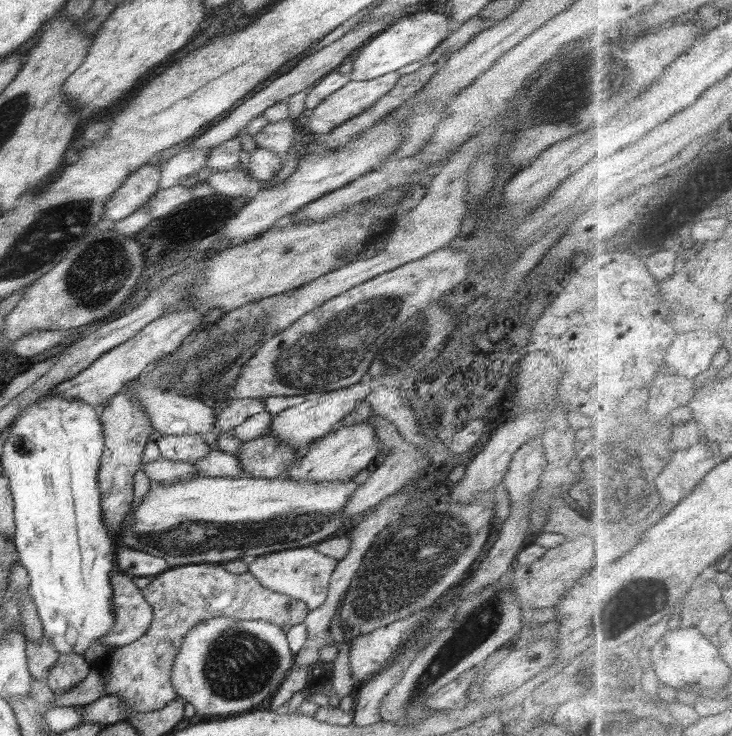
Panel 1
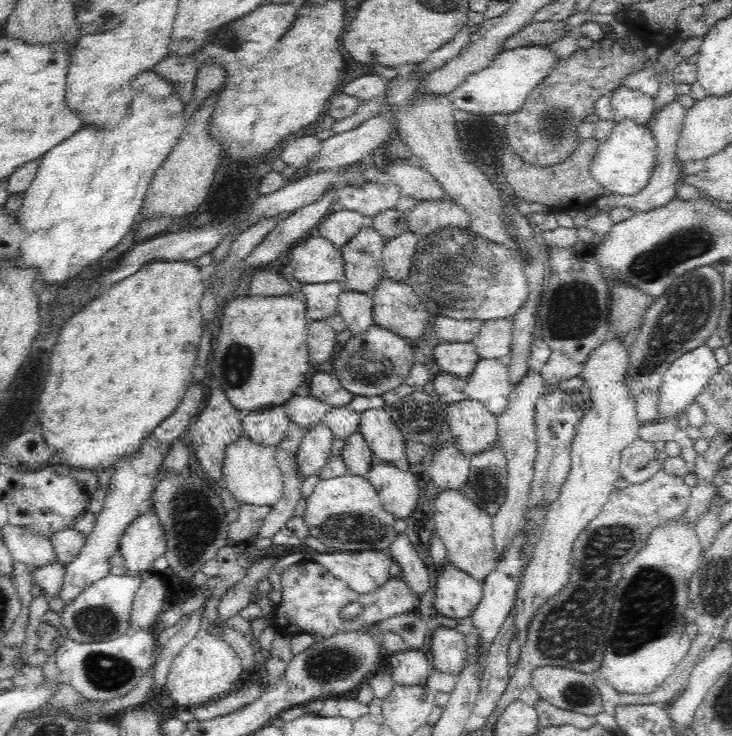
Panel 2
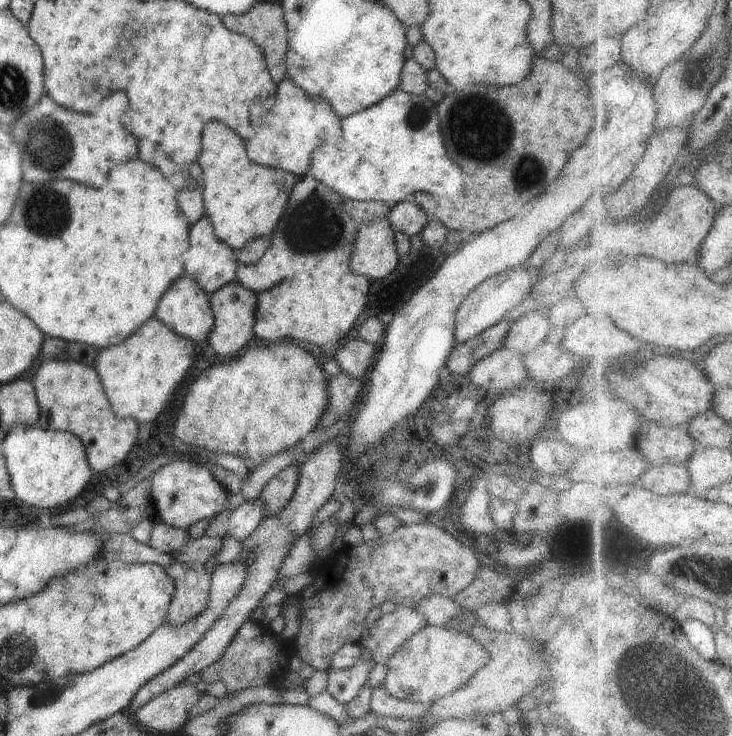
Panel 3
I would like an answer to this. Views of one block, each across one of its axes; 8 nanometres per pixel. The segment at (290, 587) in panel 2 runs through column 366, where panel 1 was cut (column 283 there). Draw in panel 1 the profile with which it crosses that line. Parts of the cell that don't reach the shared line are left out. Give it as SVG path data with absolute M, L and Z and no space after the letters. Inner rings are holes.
M202 563L174 566L166 572L157 574L156 578L141 591L144 598L154 609L154 618L148 626L148 631L143 634L142 638L138 638L137 642L111 649L110 653L104 658L104 662L91 664L91 667L97 666L100 675L104 677L106 694L121 698L128 709L127 714L130 715L134 712L160 710L178 697L174 693L174 687L172 687L172 681L170 681L171 668L174 664L174 658L176 658L176 654L182 646L182 640L186 638L186 633L190 633L190 630L196 624L224 616L224 618L234 618L238 621L266 621L274 624L274 626L282 628L288 626L290 628L302 624L306 615L310 614L310 609L305 602L294 600L285 594L274 592L274 590L262 586L262 583L253 574L250 574L250 571L234 574L226 570L222 564Z

